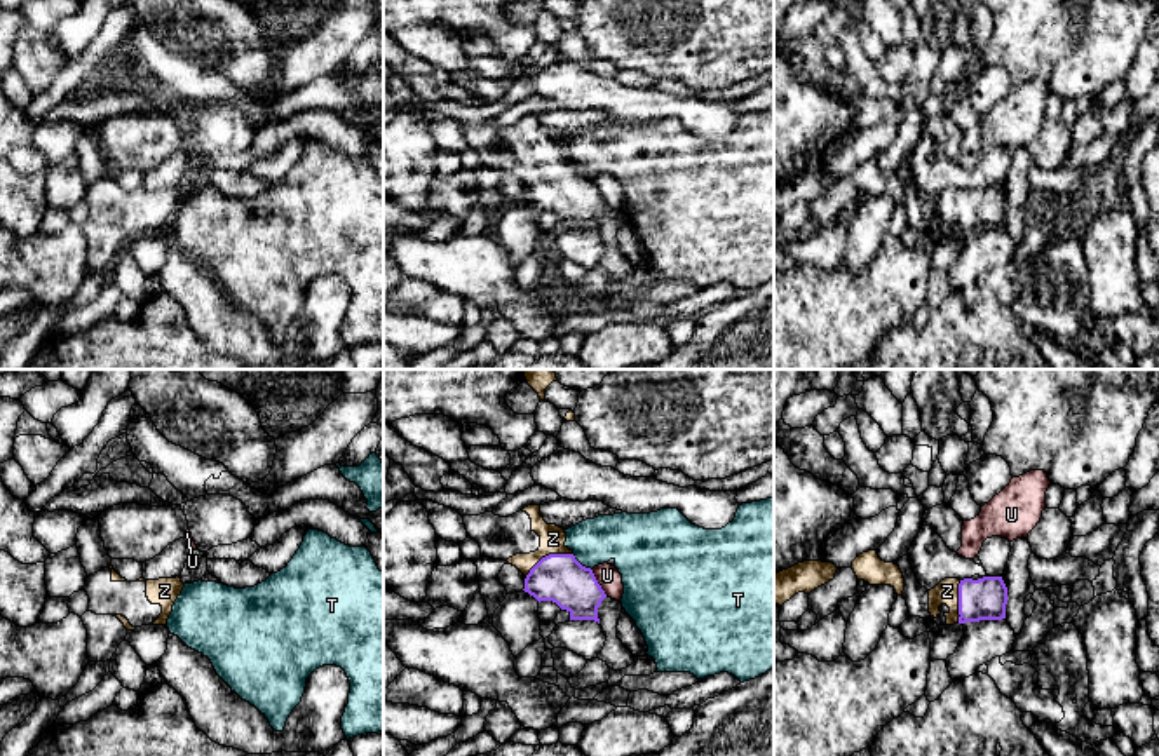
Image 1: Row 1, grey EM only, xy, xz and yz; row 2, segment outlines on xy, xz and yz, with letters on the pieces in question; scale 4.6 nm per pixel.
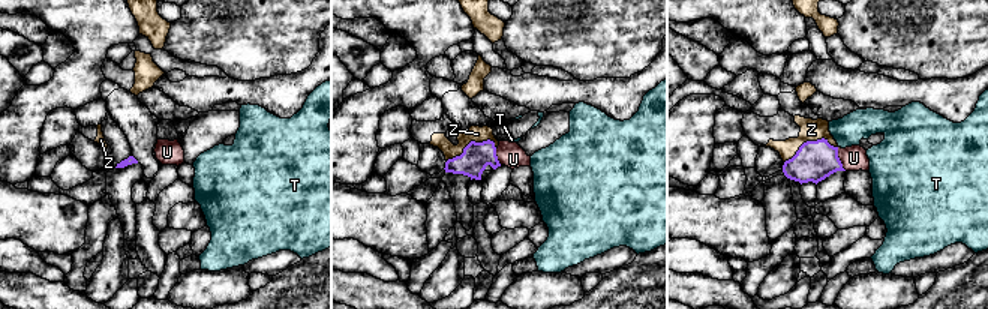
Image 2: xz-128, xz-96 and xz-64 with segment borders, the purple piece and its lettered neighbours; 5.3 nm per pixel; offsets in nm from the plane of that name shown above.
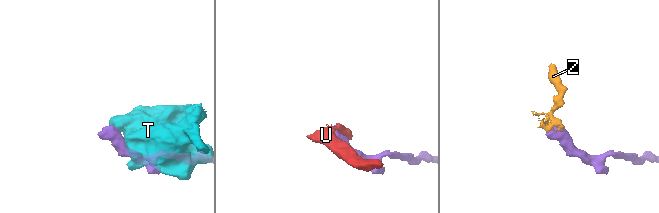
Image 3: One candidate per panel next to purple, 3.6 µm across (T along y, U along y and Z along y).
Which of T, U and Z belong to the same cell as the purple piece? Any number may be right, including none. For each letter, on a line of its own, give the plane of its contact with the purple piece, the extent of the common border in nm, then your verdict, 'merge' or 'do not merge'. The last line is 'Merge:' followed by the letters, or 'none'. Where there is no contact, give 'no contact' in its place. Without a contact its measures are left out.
T: contact in xz; length 120 nm; do not merge
U: contact in xz; length 140 nm; do not merge
Z: contact in xz; length 260 nm; merge
Merge: Z

